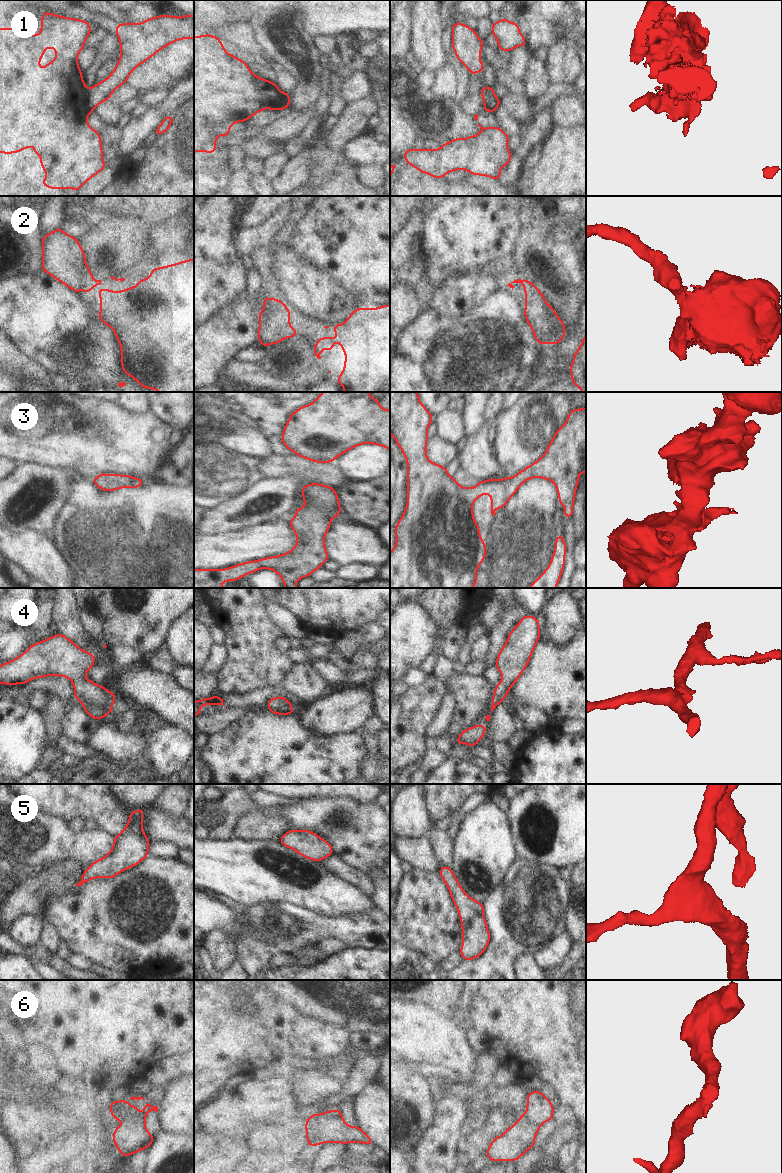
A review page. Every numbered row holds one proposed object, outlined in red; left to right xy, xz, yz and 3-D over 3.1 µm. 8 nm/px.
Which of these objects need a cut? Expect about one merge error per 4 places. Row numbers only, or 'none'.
1, 6

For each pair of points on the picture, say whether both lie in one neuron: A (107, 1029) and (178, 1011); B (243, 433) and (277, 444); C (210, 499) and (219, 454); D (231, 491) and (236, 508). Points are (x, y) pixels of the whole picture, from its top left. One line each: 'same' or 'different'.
A: same
B: different
C: same
D: different

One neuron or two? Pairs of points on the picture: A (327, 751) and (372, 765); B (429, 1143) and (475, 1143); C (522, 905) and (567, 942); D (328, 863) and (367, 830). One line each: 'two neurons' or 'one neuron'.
A: two neurons
B: two neurons
C: two neurons
D: two neurons

